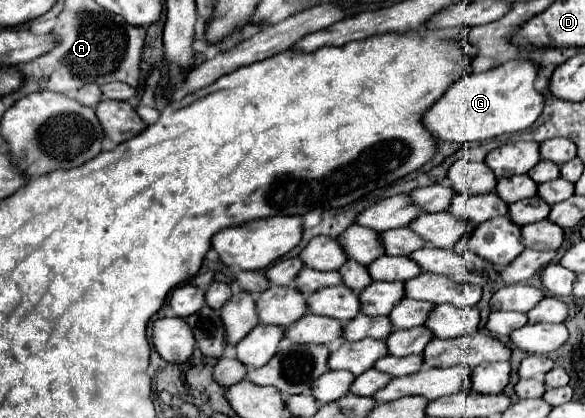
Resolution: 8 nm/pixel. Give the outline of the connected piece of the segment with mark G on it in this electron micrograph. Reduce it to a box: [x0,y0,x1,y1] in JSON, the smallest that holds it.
[425,60,545,142]

